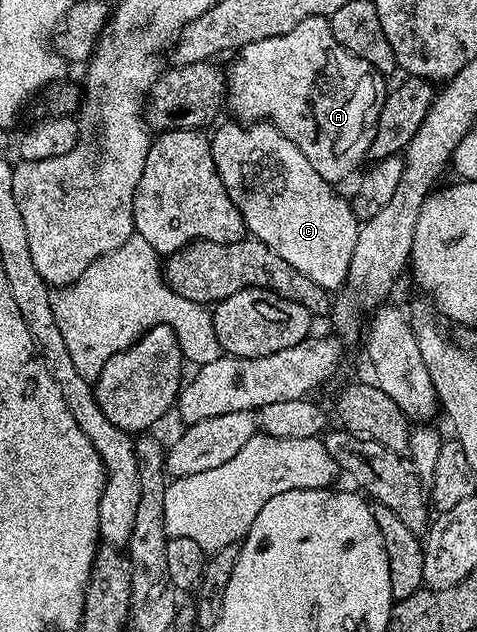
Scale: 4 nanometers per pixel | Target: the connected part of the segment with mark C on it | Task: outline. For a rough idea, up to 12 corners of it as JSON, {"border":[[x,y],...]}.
{"border":[[268,122],[209,146],[246,233],[326,290],[348,278],[352,203]]}

